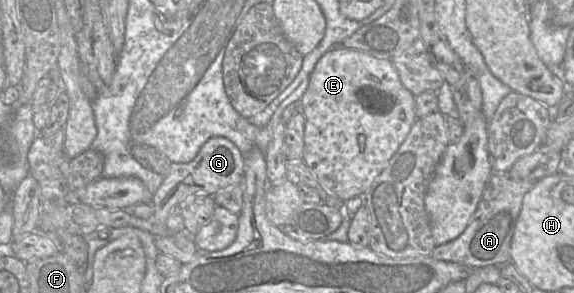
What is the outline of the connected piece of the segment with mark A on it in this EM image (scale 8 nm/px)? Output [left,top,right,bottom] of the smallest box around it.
[430,171,539,268]

